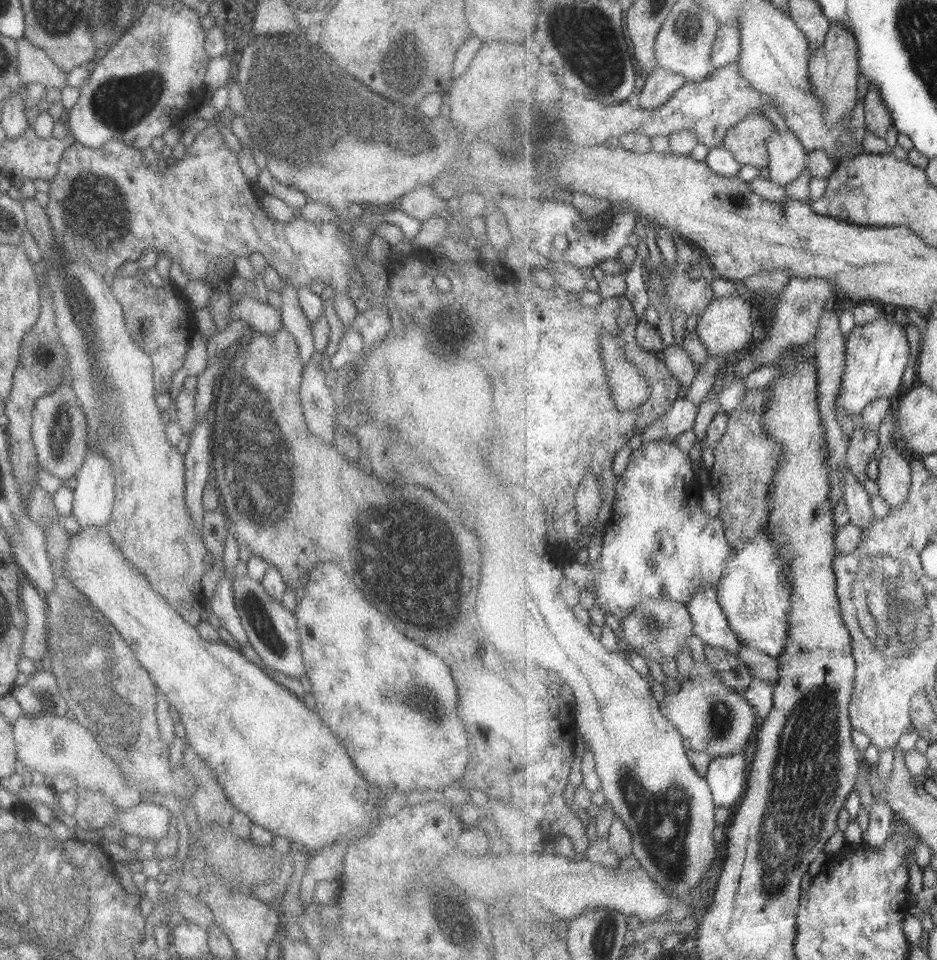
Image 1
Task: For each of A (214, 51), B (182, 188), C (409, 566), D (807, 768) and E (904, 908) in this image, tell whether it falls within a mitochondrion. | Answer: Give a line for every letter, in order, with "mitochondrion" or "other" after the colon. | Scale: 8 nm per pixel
A: other
B: other
C: mitochondrion
D: mitochondrion
E: other

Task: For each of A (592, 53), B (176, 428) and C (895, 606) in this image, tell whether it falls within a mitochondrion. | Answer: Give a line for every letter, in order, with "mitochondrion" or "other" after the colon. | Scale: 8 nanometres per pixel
A: mitochondrion
B: other
C: mitochondrion

